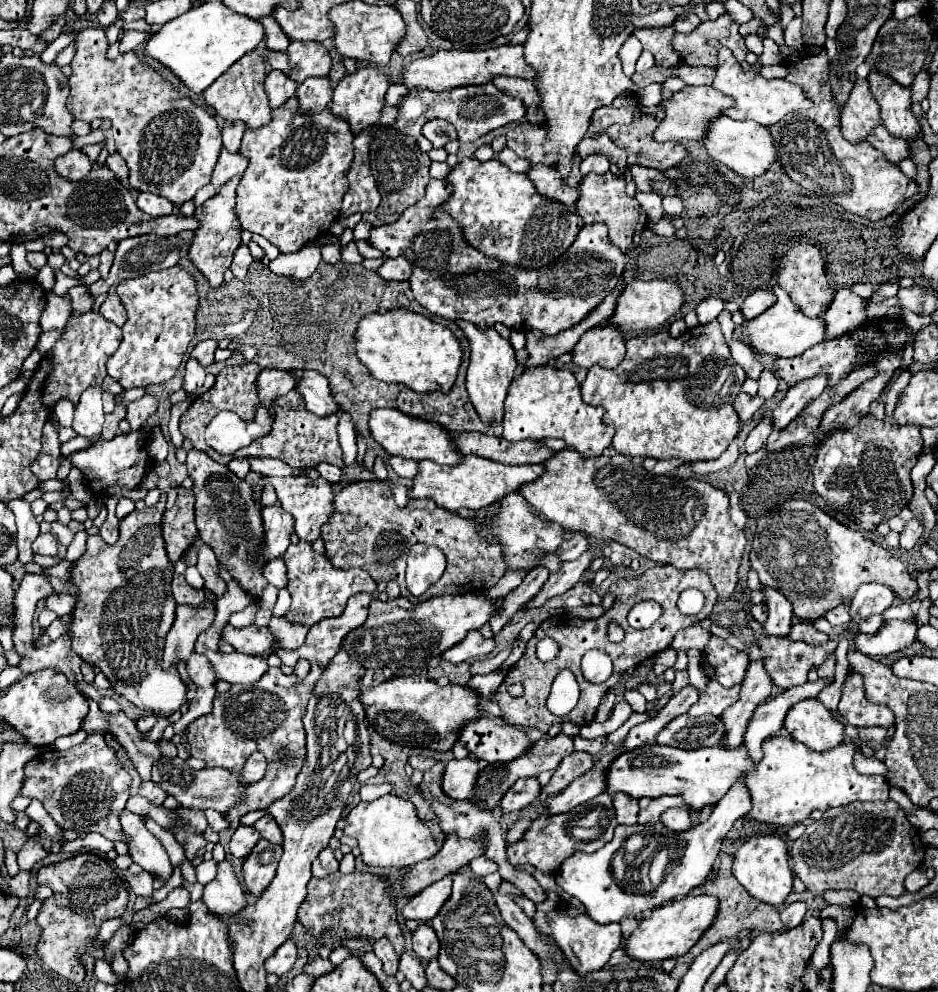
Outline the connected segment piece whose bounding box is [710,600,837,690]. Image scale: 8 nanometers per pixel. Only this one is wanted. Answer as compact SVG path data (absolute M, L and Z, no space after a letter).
M727 600L727 602L715 604L710 619L712 621L710 631L713 635L723 638L727 644L733 644L733 648L747 652L751 656L751 660L767 658L767 672L769 672L771 680L783 690L797 686L797 684L805 684L809 670L819 668L835 652L835 646L837 646L835 640L829 640L825 644L807 644L807 642L793 642L789 636L769 636L765 632L763 624L759 624L749 614L747 606L737 600Z

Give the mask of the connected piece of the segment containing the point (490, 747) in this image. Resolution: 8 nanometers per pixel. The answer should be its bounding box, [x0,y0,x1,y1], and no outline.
[457,718,531,764]

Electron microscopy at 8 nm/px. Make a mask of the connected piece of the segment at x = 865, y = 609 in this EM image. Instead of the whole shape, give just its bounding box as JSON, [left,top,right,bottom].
[851,584,897,618]

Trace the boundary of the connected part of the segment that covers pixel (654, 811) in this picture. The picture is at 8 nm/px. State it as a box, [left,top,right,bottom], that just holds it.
[639,796,683,824]

